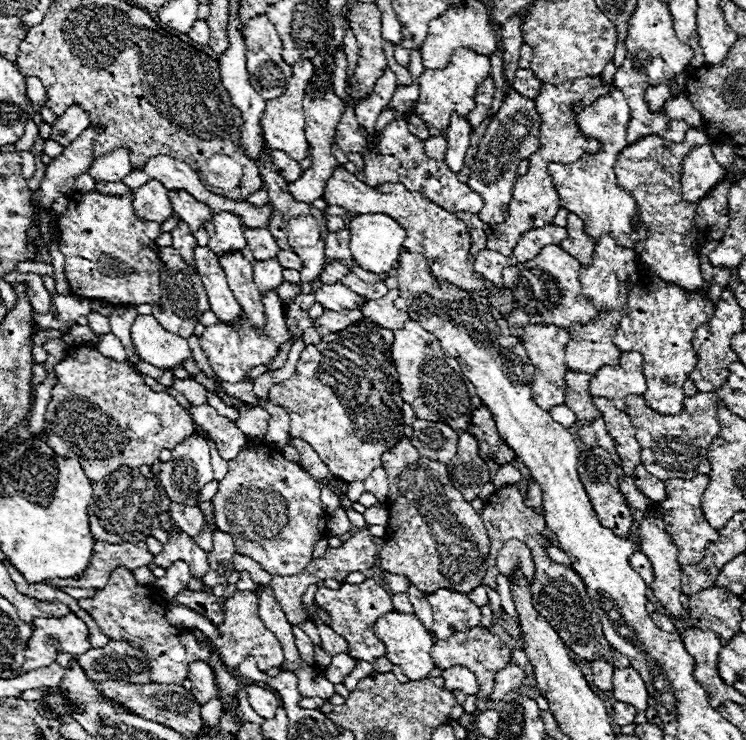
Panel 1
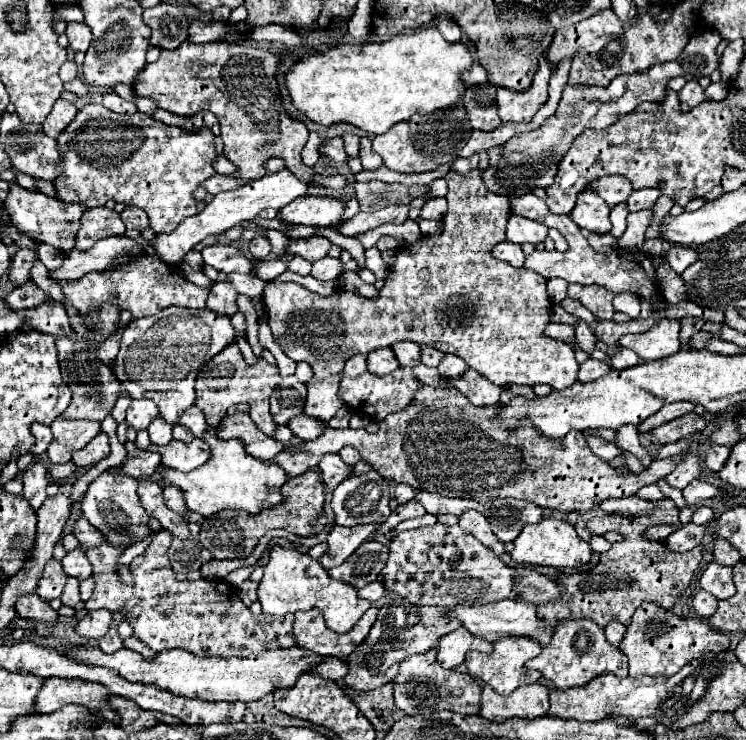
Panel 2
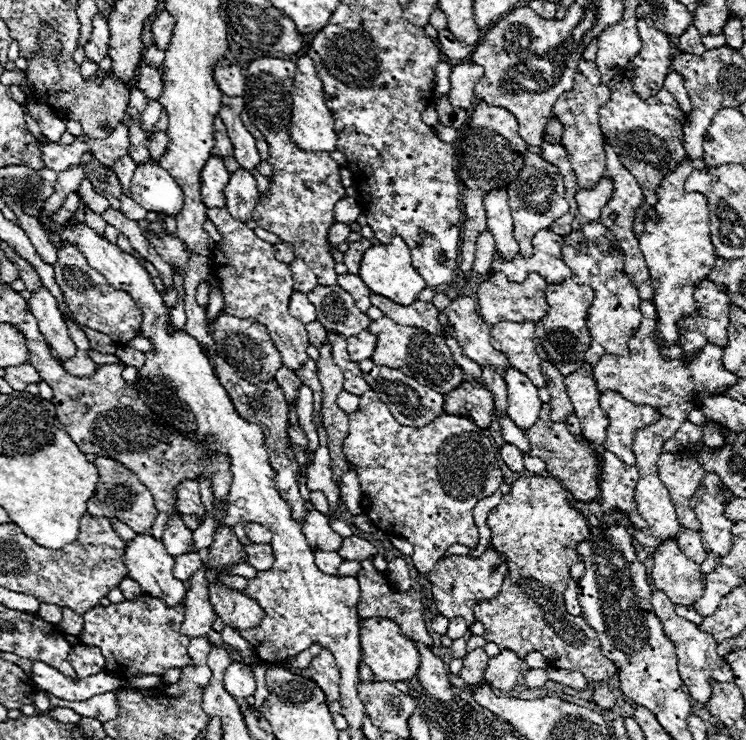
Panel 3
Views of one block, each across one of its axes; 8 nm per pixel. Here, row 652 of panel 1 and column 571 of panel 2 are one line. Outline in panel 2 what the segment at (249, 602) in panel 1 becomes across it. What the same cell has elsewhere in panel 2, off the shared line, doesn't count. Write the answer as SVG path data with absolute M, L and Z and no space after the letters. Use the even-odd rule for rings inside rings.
M526 194L526 196L518 196L518 198L512 198L510 200L512 204L512 214L518 214L518 216L526 216L530 220L536 220L536 222L542 222L544 226L548 228L556 228L564 234L564 238L568 238L568 244L570 244L570 250L568 252L534 252L530 256L526 256L526 268L532 270L532 272L538 272L540 276L544 276L546 280L550 278L564 278L566 282L578 282L578 284L598 284L598 286L604 286L612 292L634 292L638 294L640 298L646 298L654 304L654 310L658 308L664 308L664 302L660 300L660 292L658 292L658 280L656 280L656 268L652 264L652 260L648 256L642 256L642 254L622 254L622 252L616 252L616 250L610 250L606 254L596 254L586 238L582 236L582 230L572 222L570 216L556 216L556 214L550 214L550 210L546 208L546 202L536 198L534 194Z

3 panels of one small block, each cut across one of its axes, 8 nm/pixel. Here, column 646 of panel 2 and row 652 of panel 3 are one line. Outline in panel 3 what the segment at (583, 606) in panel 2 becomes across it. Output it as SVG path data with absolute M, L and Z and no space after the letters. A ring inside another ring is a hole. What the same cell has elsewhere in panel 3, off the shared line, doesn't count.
M520 478L512 484L510 494L506 494L502 502L494 510L490 510L486 524L492 530L494 550L508 558L508 572L504 576L500 592L492 600L478 602L474 608L476 620L482 622L486 628L484 640L498 644L500 650L514 650L520 658L526 658L528 652L536 650L550 662L550 666L578 670L586 676L588 682L598 682L614 676L616 666L602 654L598 634L586 624L582 616L570 616L564 608L564 590L572 580L570 566L576 562L584 562L584 558L576 552L576 544L580 540L586 540L590 532L584 518L574 508L570 508L566 488L560 486L560 482L556 482L554 478Z

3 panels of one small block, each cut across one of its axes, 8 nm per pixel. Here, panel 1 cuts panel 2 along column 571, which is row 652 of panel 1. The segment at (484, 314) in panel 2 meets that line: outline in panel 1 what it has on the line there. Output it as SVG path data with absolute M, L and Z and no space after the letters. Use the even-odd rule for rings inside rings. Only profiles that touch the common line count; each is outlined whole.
M366 578L362 584L342 584L338 590L320 586L314 596L314 604L318 604L322 610L328 612L330 628L346 640L346 644L348 644L346 654L350 658L366 660L366 662L374 664L378 658L386 656L386 646L384 646L384 642L380 642L376 638L374 624L376 624L376 618L388 614L388 610L394 610L394 608L392 608L390 594L378 582Z

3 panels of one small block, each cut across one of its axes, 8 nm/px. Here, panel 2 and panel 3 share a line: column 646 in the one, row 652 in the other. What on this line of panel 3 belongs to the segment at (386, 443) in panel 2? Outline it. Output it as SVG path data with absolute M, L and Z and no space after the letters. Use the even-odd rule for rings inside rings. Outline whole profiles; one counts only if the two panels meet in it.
M476 648L476 650L468 652L468 654L464 656L464 666L462 666L462 670L460 670L460 678L462 678L468 686L480 684L488 660L490 660L490 658L486 656L486 652L484 652L482 648Z

